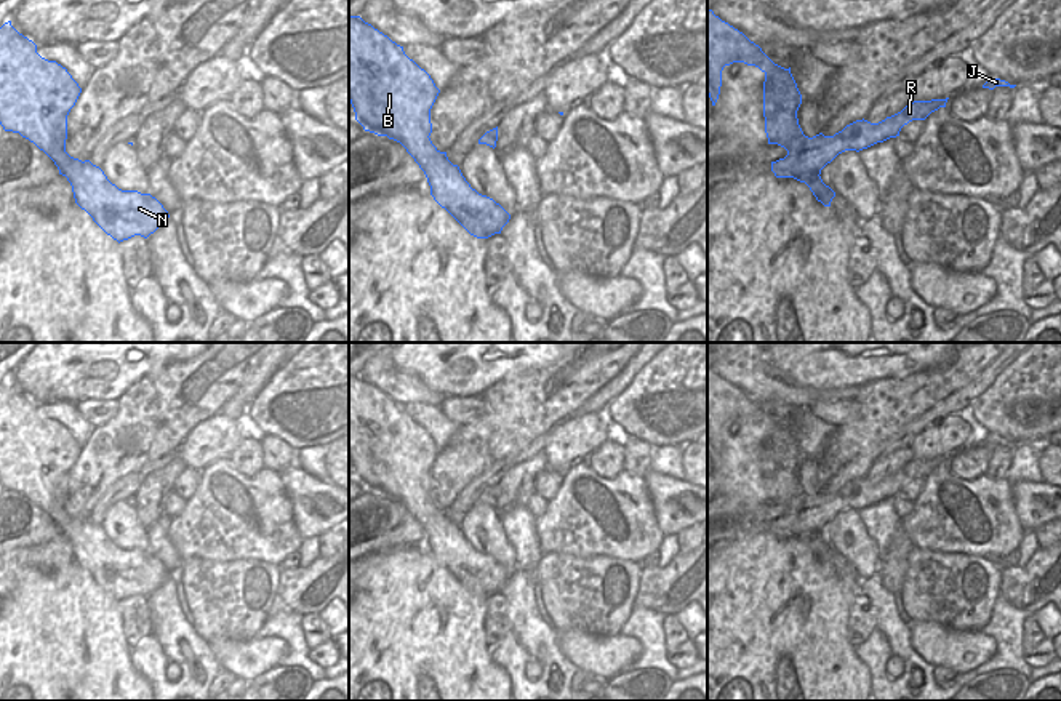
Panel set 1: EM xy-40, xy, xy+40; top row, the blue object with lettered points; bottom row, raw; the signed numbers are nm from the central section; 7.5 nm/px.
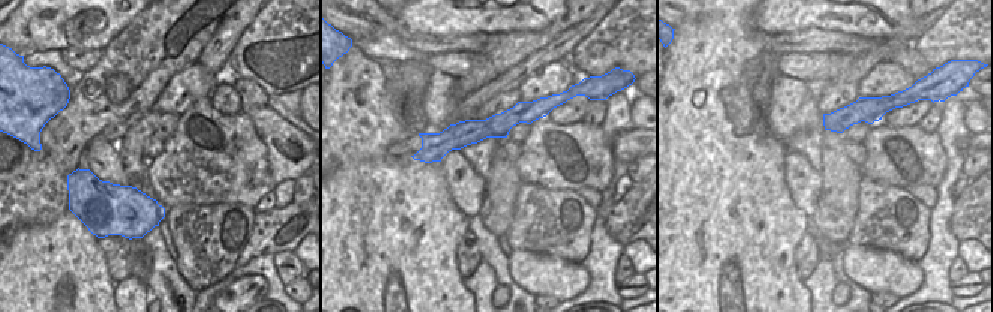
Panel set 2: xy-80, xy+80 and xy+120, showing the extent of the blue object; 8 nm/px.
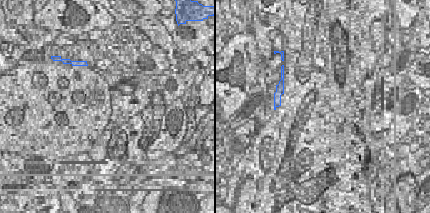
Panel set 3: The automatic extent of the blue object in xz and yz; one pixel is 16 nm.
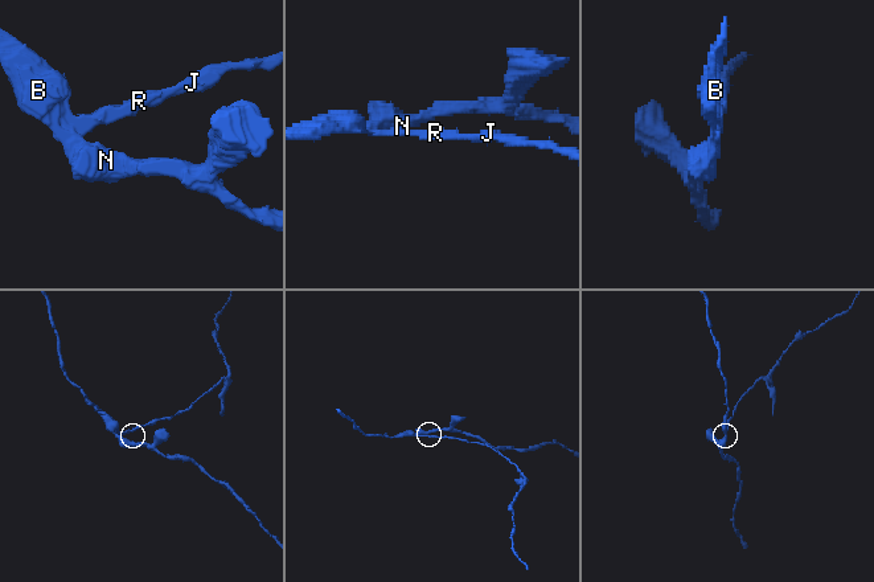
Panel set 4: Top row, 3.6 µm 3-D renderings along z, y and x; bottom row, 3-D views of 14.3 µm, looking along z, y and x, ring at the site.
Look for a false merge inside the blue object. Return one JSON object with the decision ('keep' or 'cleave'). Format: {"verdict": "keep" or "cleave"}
{"verdict": "cleave"}

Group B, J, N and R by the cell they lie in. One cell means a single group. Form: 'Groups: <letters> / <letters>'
Groups: B N / J R.

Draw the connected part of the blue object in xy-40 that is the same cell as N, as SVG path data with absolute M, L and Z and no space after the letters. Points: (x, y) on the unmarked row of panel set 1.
M11 379L0 386L0 483L19 491L43 509L72 544L75 562L118 602L134 594L147 597L170 576L163 563L150 552L122 549L90 519L78 519L66 511L67 474L82 447L66 426L37 411L37 403L19 392Z

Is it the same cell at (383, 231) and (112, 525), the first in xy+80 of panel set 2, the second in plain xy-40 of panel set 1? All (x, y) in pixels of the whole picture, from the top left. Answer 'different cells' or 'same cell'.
different cells

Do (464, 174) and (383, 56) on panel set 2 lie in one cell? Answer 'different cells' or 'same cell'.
different cells

